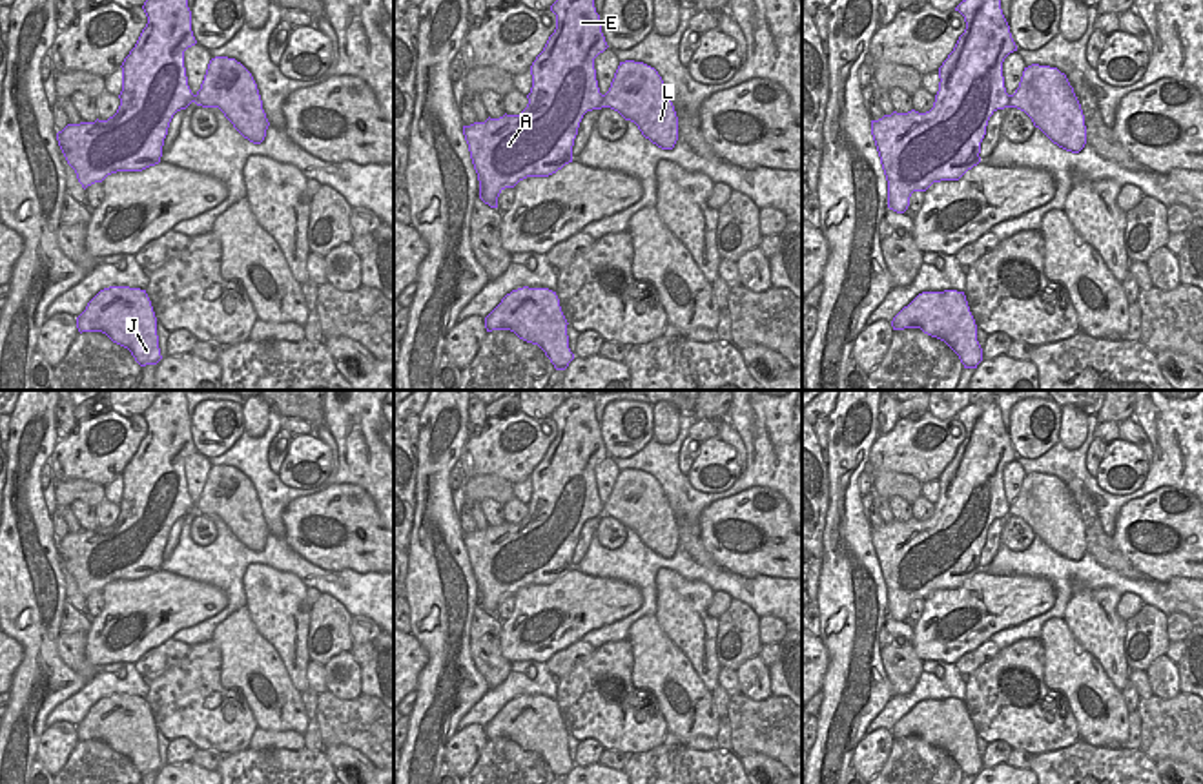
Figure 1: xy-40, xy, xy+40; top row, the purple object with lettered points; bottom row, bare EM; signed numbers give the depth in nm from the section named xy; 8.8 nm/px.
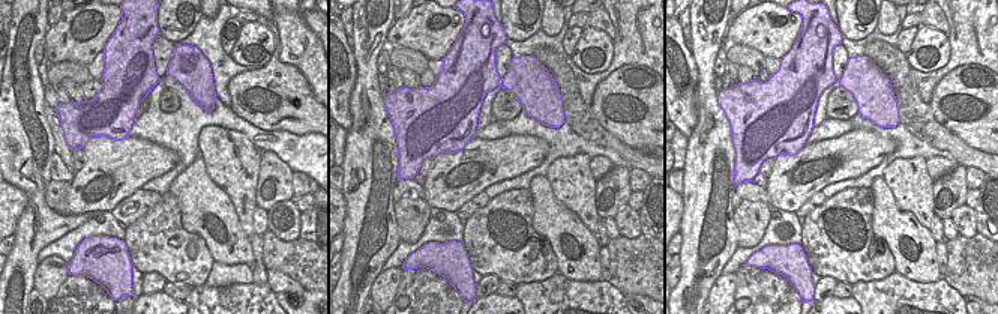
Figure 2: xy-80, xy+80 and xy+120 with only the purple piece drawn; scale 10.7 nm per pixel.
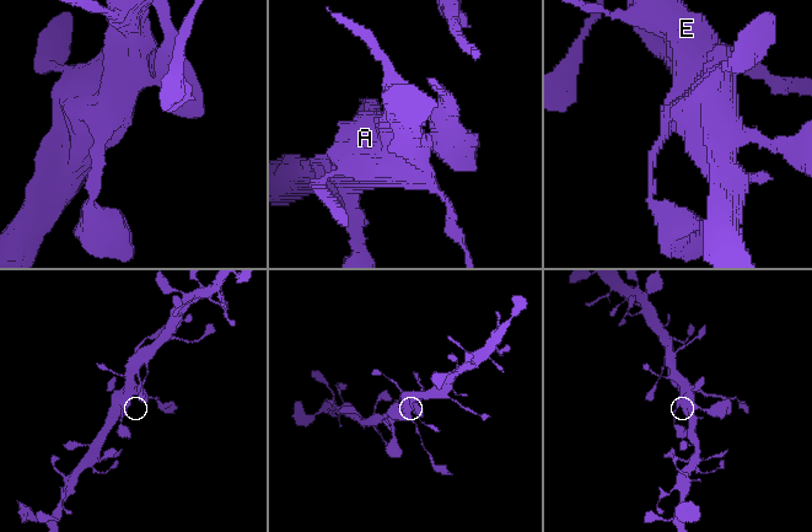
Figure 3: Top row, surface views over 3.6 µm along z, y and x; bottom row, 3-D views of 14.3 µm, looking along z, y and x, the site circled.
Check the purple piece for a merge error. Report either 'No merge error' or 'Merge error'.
No merge error

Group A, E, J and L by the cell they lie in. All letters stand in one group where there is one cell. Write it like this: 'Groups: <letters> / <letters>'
Groups: A E J L

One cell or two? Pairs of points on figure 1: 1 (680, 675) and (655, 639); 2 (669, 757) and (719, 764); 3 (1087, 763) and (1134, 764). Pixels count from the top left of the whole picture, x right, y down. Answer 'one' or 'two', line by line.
1: one
2: one
3: one

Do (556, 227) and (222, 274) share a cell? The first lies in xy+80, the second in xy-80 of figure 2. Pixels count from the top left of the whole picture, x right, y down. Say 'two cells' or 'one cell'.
two cells

